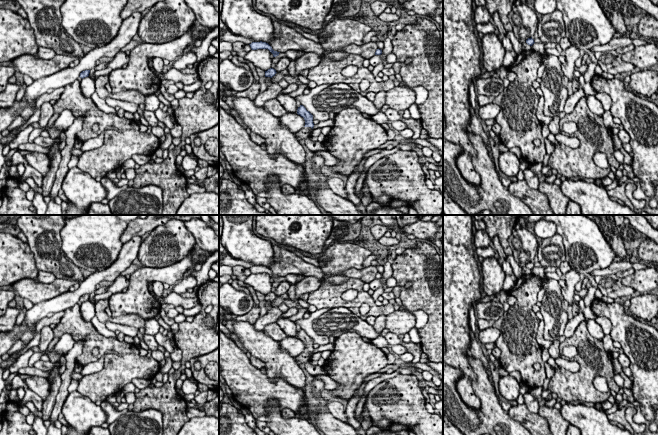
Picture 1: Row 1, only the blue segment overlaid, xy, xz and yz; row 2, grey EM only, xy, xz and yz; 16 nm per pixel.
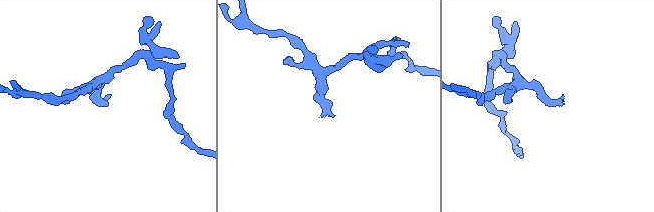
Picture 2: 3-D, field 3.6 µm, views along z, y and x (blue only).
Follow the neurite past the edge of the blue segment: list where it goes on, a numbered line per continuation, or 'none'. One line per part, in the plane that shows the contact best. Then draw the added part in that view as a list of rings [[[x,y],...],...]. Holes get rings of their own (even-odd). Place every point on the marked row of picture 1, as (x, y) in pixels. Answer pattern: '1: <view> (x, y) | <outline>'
1: xz (306, 131) | [[[304,127],[302,130],[295,133],[296,139],[299,141],[299,140],[304,140],[306,138],[309,138],[312,131],[313,129],[311,127]]]

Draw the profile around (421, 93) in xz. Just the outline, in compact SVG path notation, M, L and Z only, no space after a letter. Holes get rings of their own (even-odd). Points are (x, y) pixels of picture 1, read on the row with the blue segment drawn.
M400 73L395 74L395 77L400 82L399 86L412 89L415 92L415 94L416 94L415 103L417 104L417 106L426 101L426 99L428 98L428 90L426 90L423 86L408 87L402 81Z

